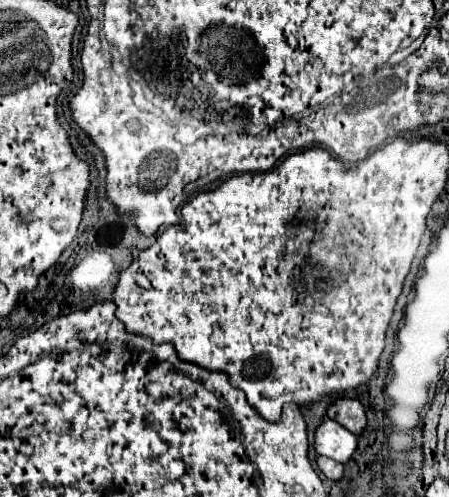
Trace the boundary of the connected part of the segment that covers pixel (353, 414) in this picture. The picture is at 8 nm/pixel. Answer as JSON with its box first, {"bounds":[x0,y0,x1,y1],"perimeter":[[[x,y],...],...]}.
{"bounds":[327,399,367,435],"perimeter":[[[337,399],[329,407],[327,415],[329,415],[329,419],[335,419],[339,425],[343,425],[345,429],[349,429],[355,435],[361,435],[367,427],[365,409],[357,399]]]}

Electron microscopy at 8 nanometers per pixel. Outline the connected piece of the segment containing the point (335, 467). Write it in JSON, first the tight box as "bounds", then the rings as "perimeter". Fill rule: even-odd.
{"bounds":[317,457,343,481],"perimeter":[[[317,457],[317,463],[319,463],[319,469],[321,473],[331,479],[331,481],[339,481],[343,477],[343,465],[341,463],[335,463],[327,457]]]}

